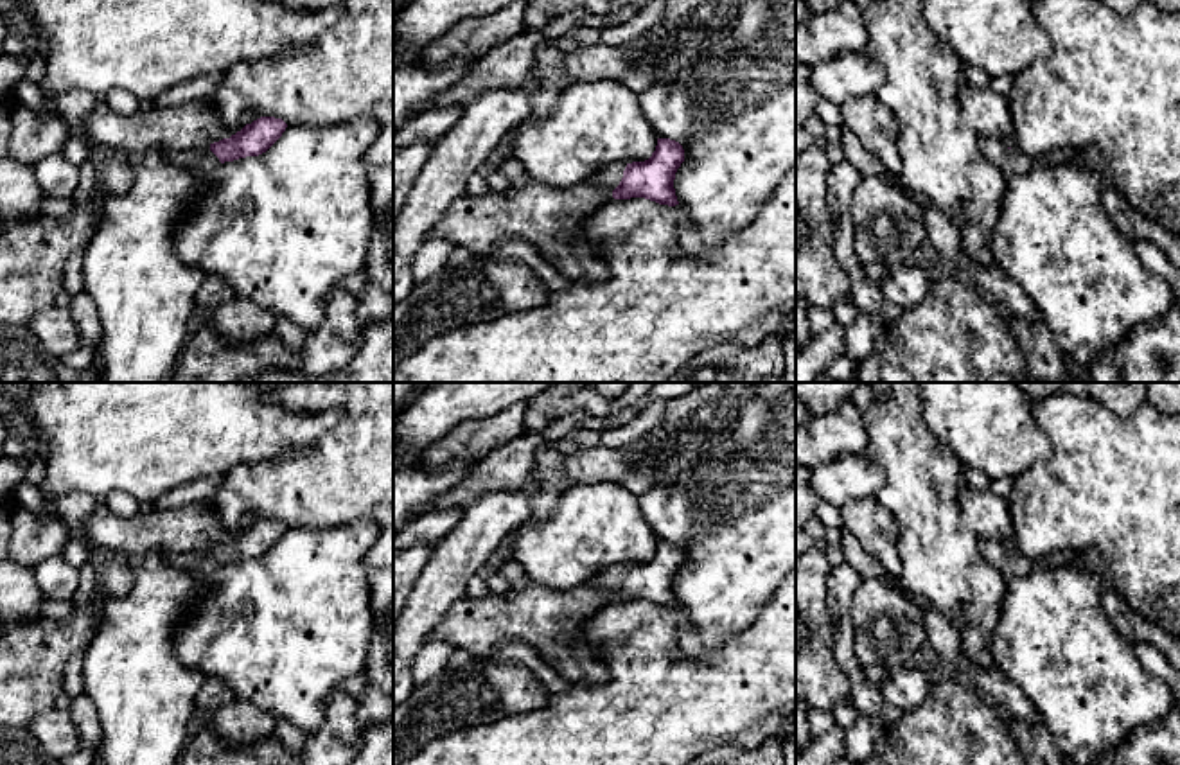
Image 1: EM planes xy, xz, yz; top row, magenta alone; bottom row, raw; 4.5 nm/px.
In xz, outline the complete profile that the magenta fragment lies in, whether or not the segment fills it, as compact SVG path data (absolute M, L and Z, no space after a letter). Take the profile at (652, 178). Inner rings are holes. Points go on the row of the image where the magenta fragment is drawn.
M657 138L656 151L645 162L612 163L598 172L598 183L612 189L614 199L645 198L659 205L679 205L674 180L684 162L684 149L670 138Z

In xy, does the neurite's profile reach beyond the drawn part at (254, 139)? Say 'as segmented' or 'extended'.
extended

